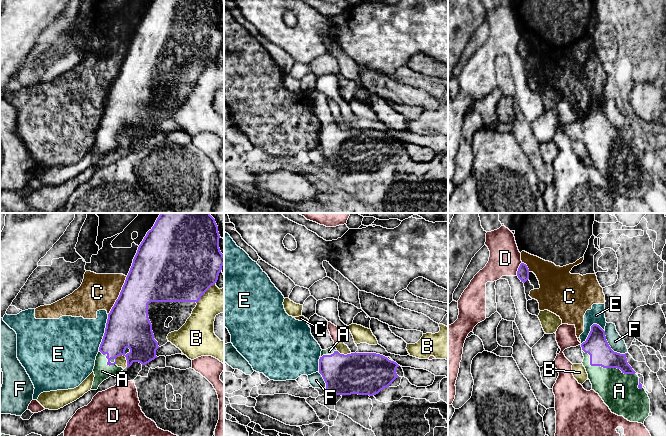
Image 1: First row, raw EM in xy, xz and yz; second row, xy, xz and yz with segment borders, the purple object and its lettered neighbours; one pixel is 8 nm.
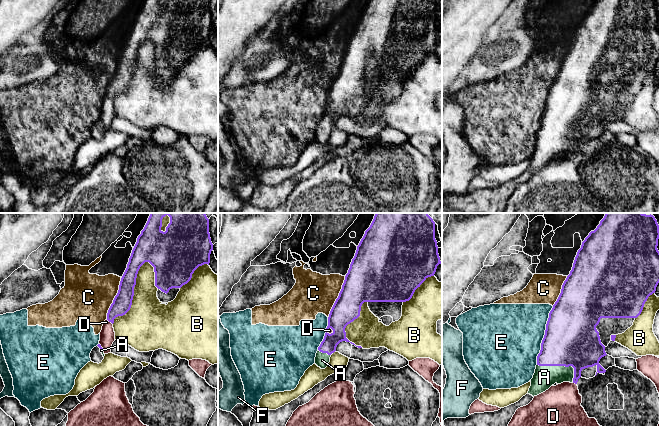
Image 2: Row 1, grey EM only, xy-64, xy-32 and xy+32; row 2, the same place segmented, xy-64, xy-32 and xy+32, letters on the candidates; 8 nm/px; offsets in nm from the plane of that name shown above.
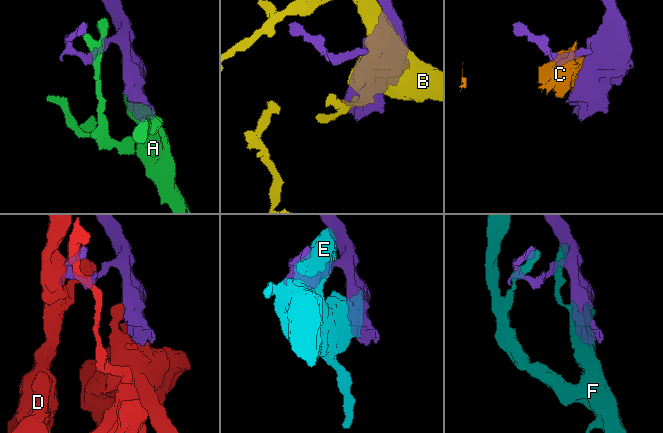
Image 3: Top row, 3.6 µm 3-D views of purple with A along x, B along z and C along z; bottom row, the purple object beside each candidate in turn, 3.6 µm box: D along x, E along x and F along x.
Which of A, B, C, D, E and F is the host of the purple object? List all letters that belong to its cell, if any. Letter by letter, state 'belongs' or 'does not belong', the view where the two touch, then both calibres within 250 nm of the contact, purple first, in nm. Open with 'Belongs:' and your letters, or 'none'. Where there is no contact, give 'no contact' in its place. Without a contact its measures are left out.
Belongs: A
A: belongs; contact in yz; calibres 190 and 300 nm
B: does not belong; contact in xy; calibres 360 and 90 nm
C: does not belong; contact in xy; calibres 340 and 280 nm
D: does not belong; contact in yz; calibres 100 and 260 nm
E: does not belong; contact in xy; calibres 360 and 380 nm
F: does not belong; contact in yz; calibres 190 and 120 nm

